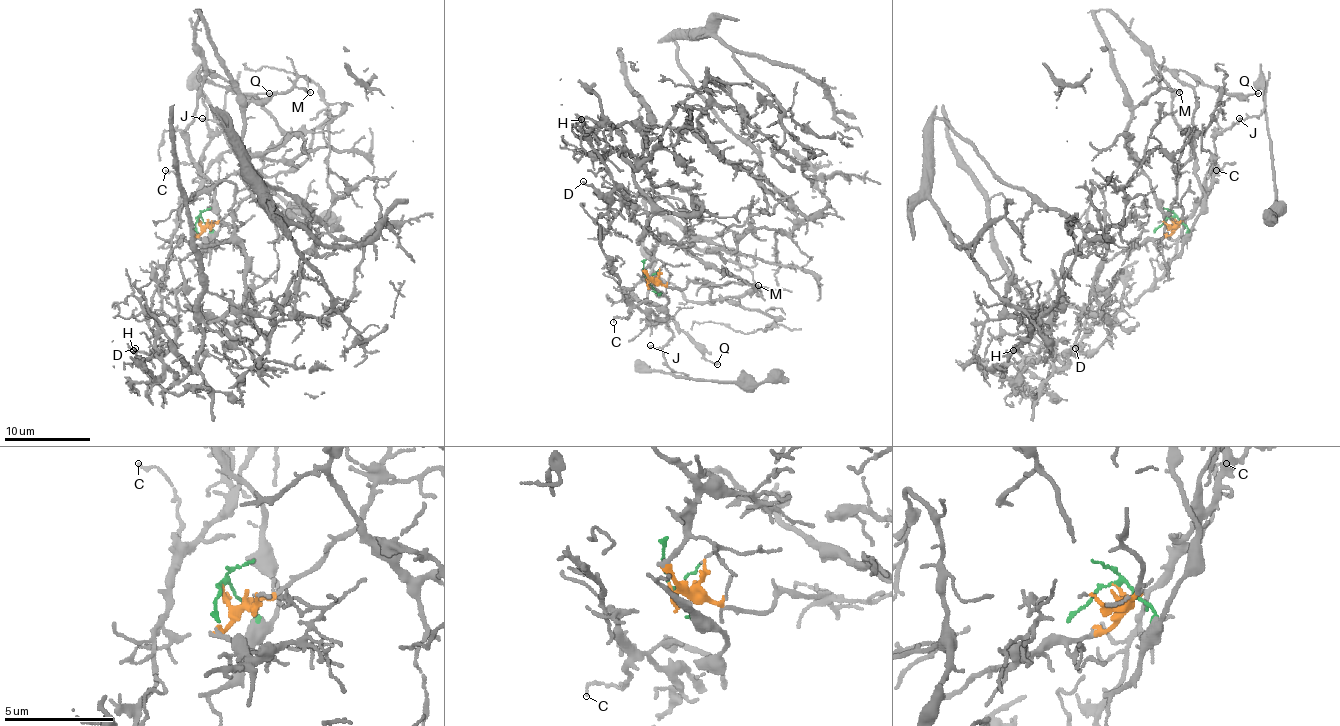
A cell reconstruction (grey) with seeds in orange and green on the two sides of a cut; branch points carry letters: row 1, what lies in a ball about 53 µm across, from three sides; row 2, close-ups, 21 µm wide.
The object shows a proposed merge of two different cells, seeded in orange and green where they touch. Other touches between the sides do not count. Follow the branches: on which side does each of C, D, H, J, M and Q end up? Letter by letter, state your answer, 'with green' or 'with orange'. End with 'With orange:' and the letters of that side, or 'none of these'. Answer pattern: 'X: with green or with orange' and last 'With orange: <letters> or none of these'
C: with orange
D: with orange
H: with orange
J: with orange
M: with green
Q: with green
With orange: C, D, H, J

